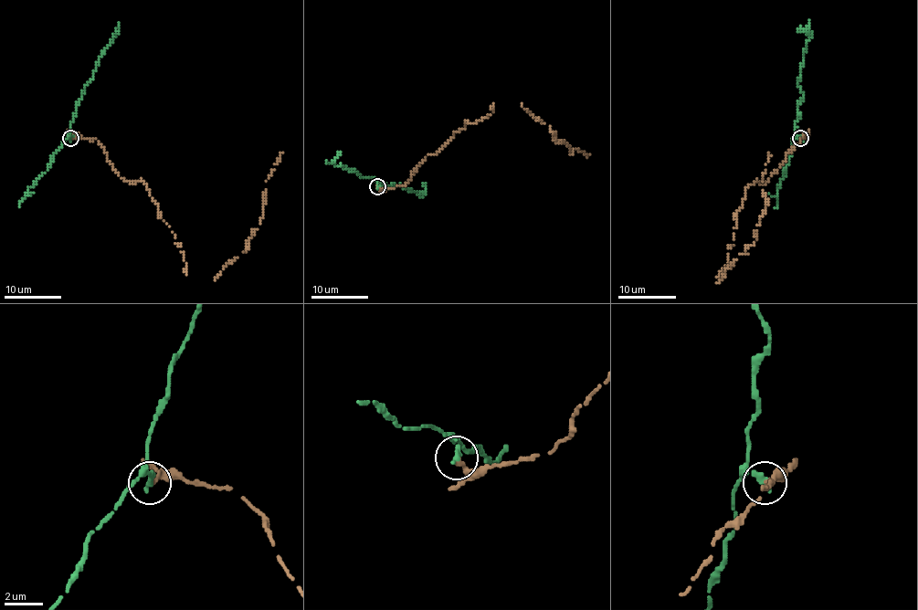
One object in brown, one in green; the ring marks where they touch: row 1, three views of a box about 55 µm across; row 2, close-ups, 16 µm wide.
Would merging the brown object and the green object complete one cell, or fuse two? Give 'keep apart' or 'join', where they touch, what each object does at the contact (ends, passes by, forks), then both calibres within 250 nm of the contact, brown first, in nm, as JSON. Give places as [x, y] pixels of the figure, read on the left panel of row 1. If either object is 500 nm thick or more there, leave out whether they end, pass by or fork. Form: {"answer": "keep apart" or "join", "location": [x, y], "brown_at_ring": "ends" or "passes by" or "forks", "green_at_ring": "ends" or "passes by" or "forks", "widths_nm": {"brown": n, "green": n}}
{"answer": "keep apart", "location": [70, 138], "brown_at_ring": "ends", "green_at_ring": "ends", "widths_nm": {"brown": 280, "green": 360}}

